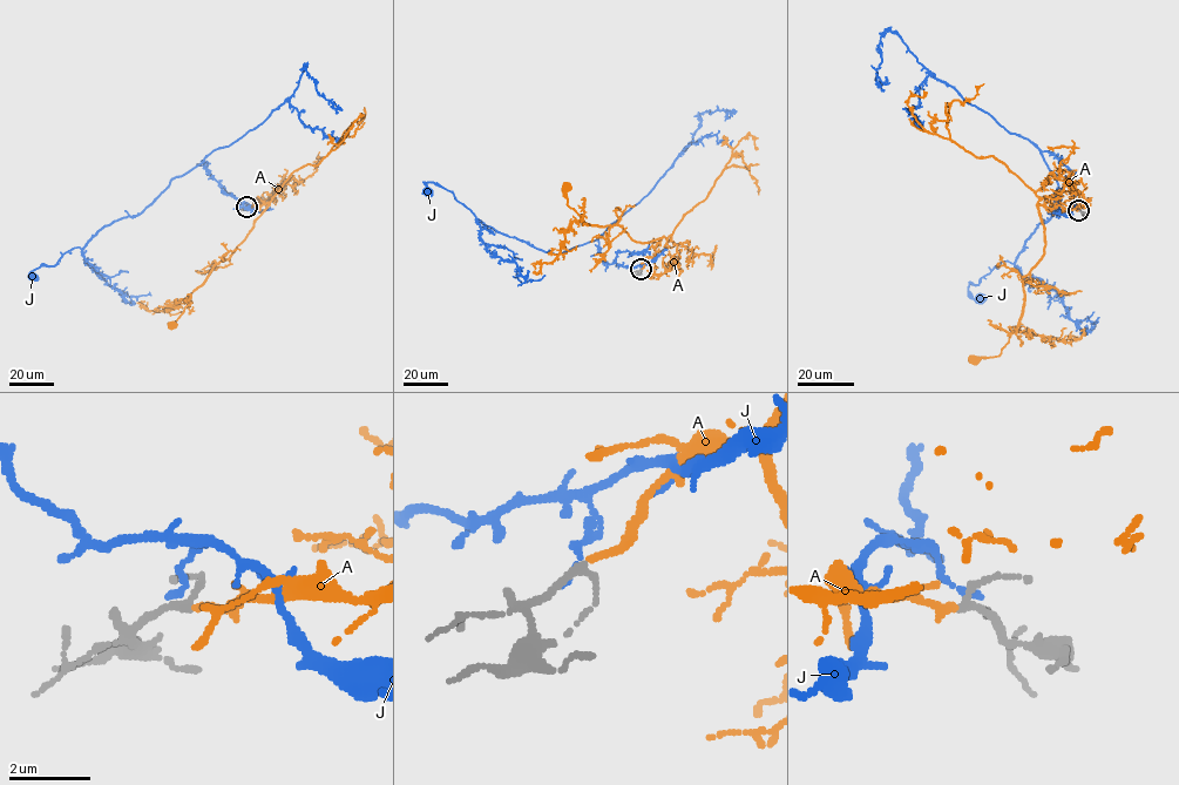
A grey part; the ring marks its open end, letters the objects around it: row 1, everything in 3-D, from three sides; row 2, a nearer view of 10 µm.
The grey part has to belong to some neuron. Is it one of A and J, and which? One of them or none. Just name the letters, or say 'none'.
A

